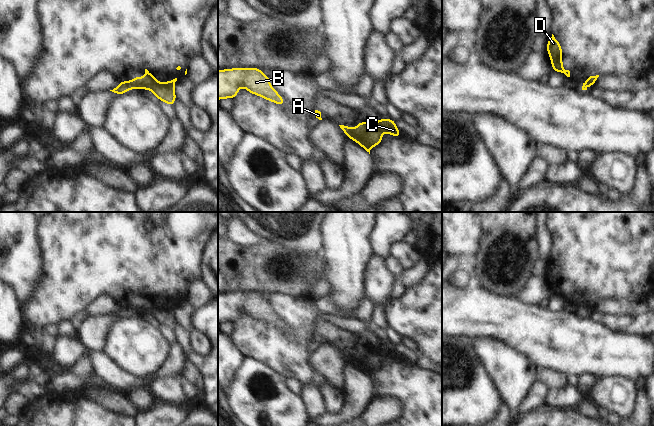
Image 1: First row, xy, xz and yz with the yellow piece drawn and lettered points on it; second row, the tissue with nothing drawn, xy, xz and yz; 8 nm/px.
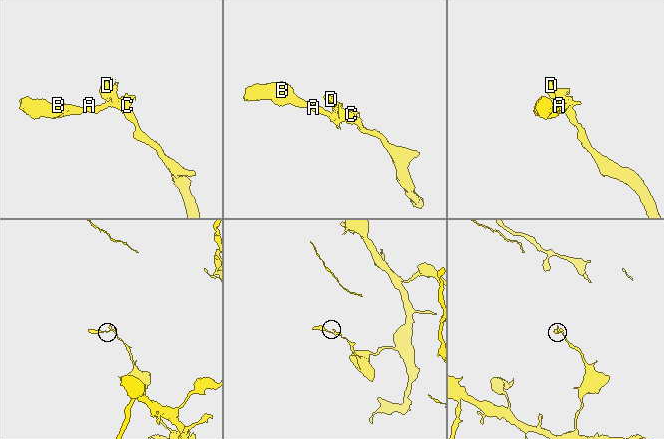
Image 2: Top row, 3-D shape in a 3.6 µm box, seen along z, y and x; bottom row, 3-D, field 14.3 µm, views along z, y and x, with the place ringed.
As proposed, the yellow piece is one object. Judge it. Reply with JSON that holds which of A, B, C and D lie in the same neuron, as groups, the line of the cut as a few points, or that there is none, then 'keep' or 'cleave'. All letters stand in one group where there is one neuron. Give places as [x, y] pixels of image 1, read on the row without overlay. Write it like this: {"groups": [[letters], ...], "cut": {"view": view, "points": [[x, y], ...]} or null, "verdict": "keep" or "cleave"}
{"groups": [["A", "B"], ["C", "D"]], "cut": {"view": "xz", "points": [[354, 353], [348, 360]]}, "verdict": "cleave"}

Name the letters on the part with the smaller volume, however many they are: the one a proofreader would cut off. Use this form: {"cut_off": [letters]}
{"cut_off": ["A", "B"]}

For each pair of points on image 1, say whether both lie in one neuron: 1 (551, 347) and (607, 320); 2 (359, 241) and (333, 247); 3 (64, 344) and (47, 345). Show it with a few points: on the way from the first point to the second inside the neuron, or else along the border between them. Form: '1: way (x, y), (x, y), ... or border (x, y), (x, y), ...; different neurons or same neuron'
1: border (586, 314), (593, 320), (622, 332); different neurons
2: way (353, 241), (350, 241), (344, 247), (339, 247); same neuron
3: border (59, 336), (55, 346), (47, 353); different neurons

